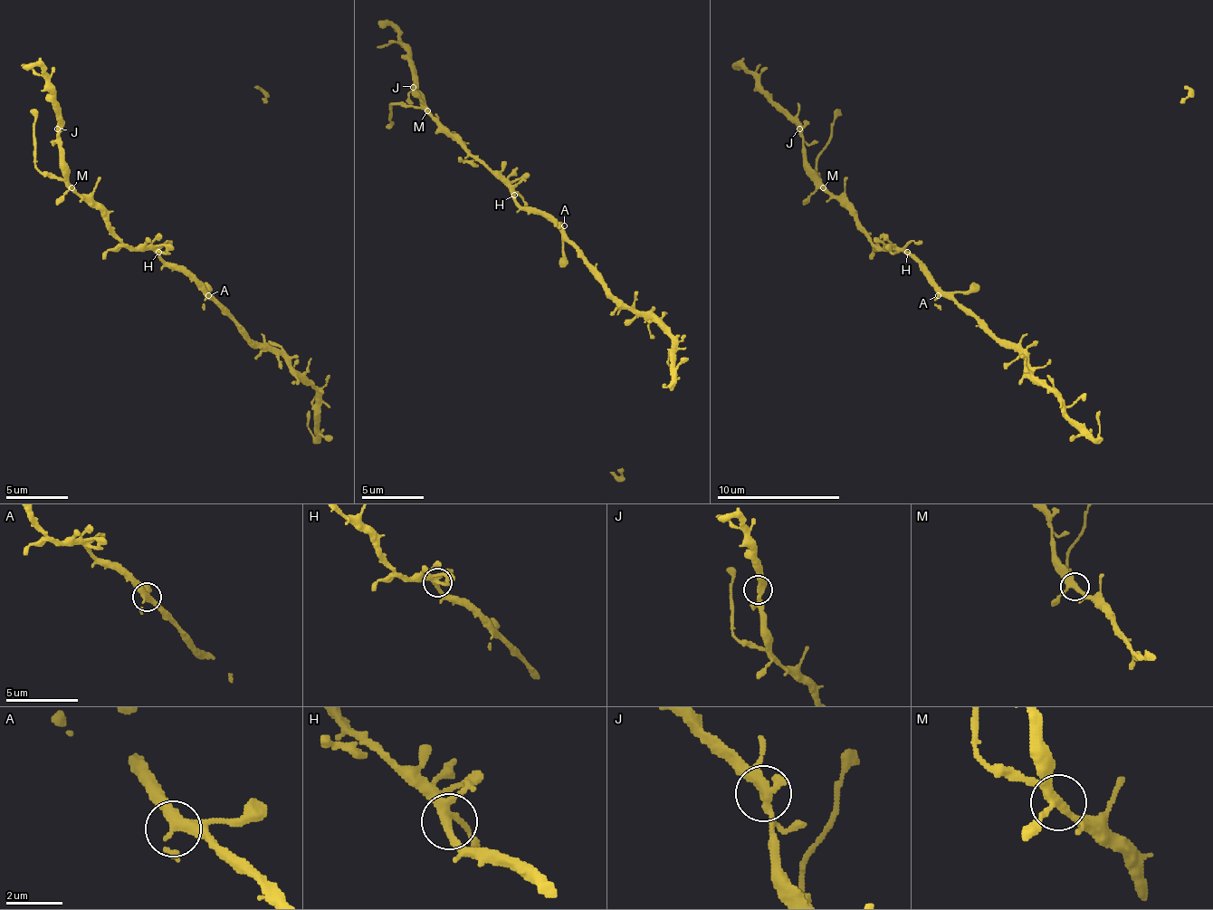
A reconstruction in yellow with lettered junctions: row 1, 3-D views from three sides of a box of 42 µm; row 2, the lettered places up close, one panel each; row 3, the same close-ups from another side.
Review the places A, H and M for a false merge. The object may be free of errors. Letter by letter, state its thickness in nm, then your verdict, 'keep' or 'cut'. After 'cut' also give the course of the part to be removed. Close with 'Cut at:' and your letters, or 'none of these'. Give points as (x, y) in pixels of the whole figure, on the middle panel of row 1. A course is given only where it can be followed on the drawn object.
A: calibre 320 nm; keep
H: calibre 280 nm; keep
M: calibre 320 nm; keep
Cut at: none of these

